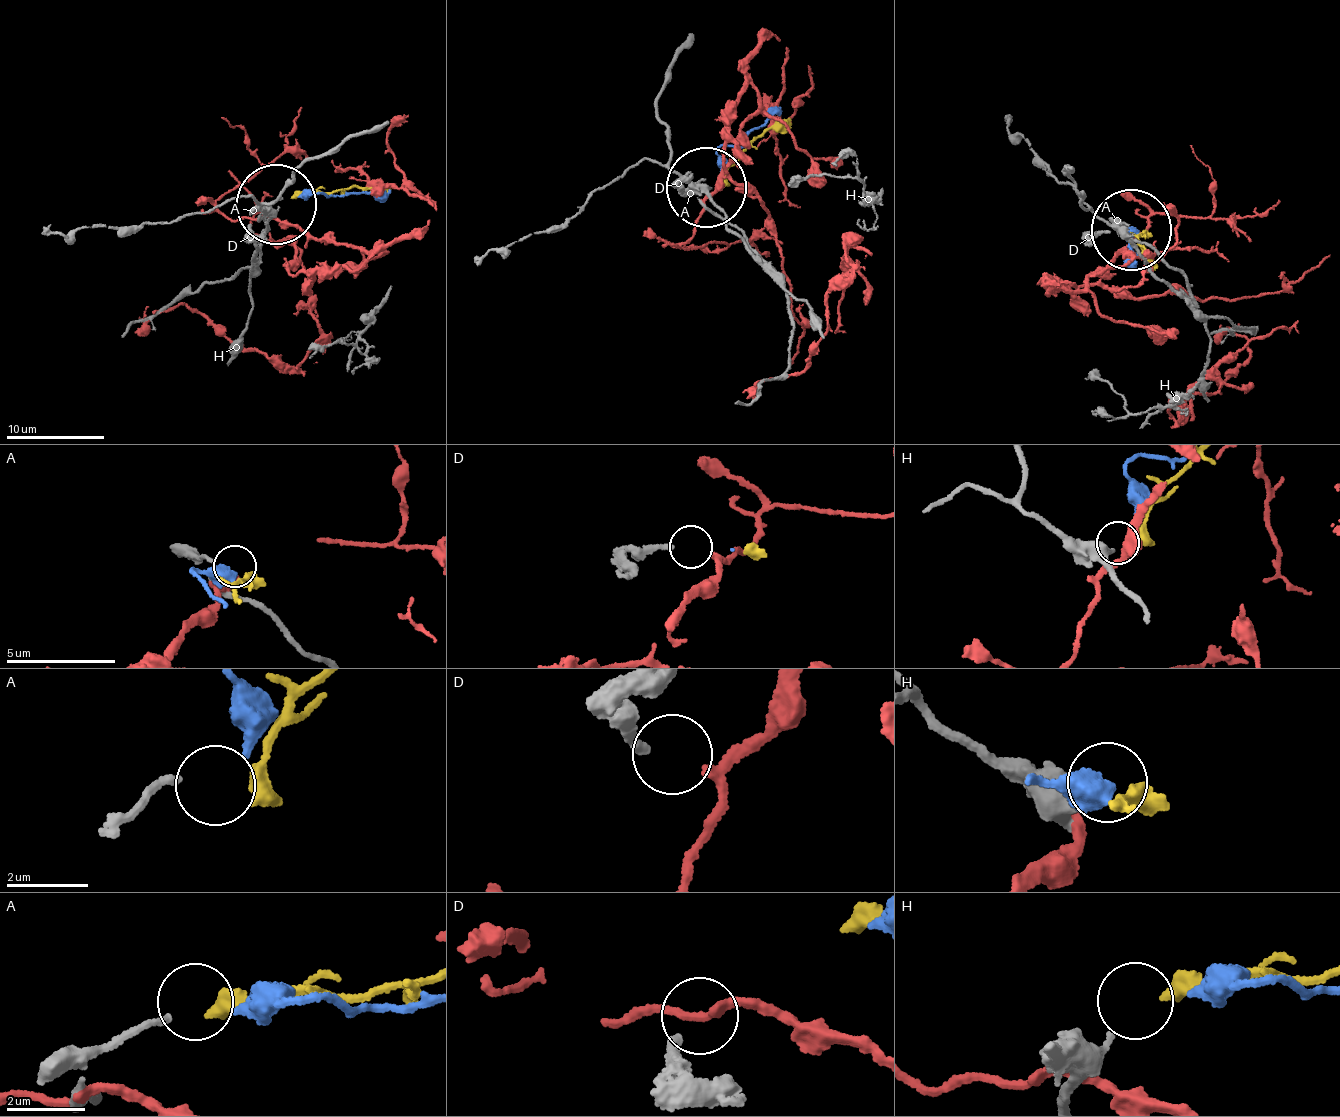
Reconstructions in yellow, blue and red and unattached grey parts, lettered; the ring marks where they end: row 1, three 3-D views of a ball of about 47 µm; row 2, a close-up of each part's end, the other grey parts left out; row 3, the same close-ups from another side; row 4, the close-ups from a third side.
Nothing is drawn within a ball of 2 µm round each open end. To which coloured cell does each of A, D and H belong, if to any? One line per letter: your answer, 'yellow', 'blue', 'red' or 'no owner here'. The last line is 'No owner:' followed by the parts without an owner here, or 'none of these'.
A: blue
D: red
H: yellow
No owner: none of these

